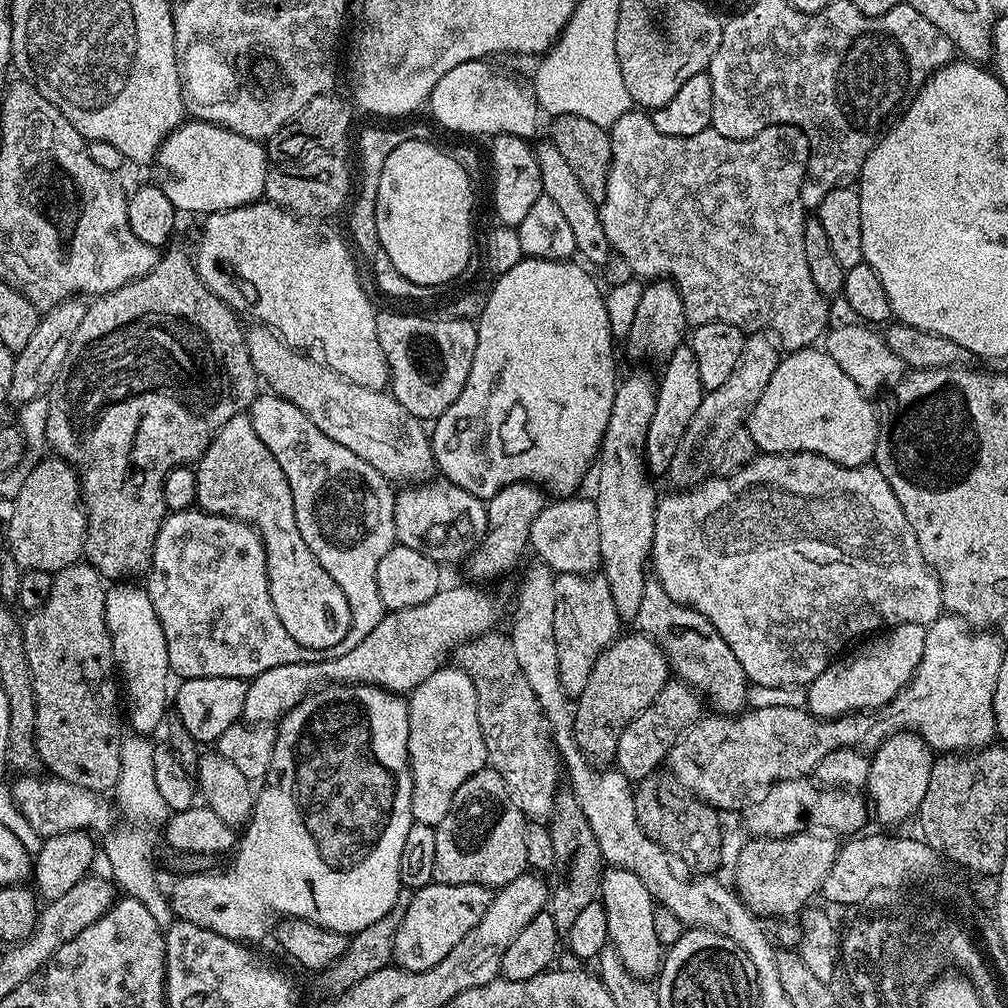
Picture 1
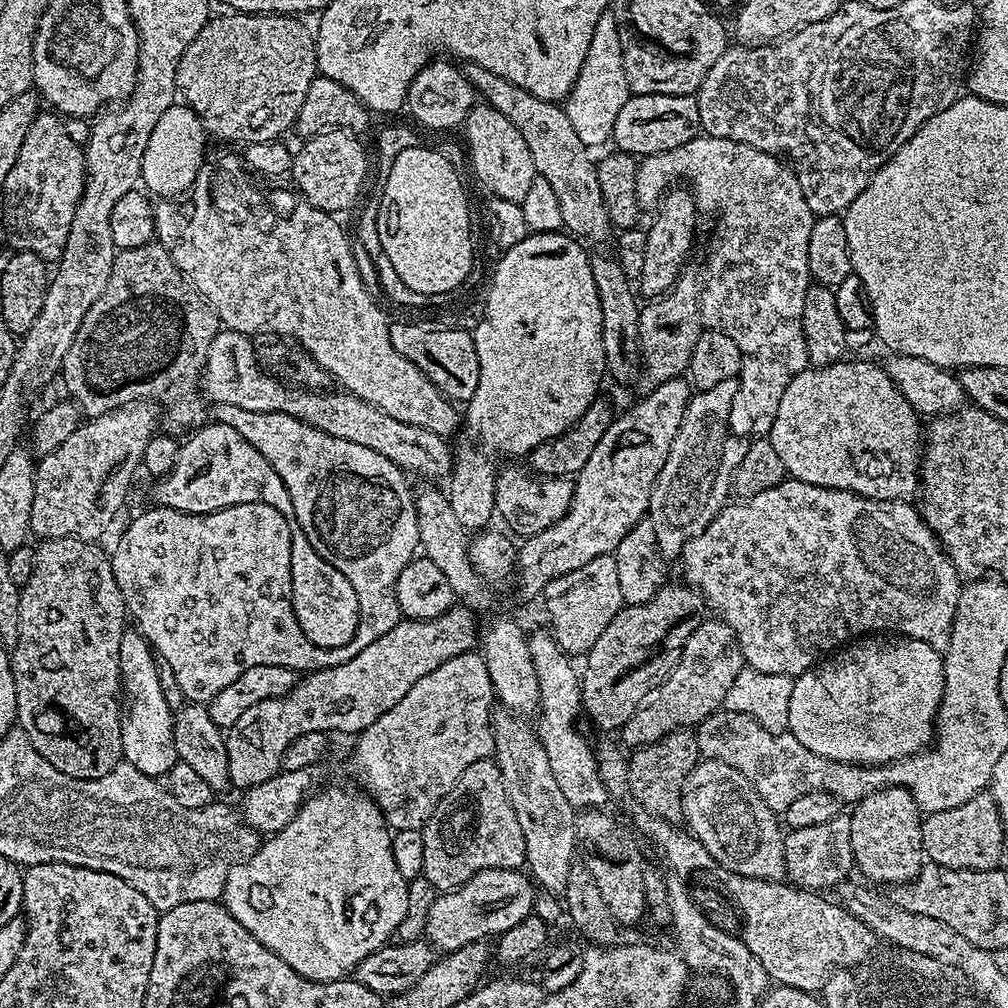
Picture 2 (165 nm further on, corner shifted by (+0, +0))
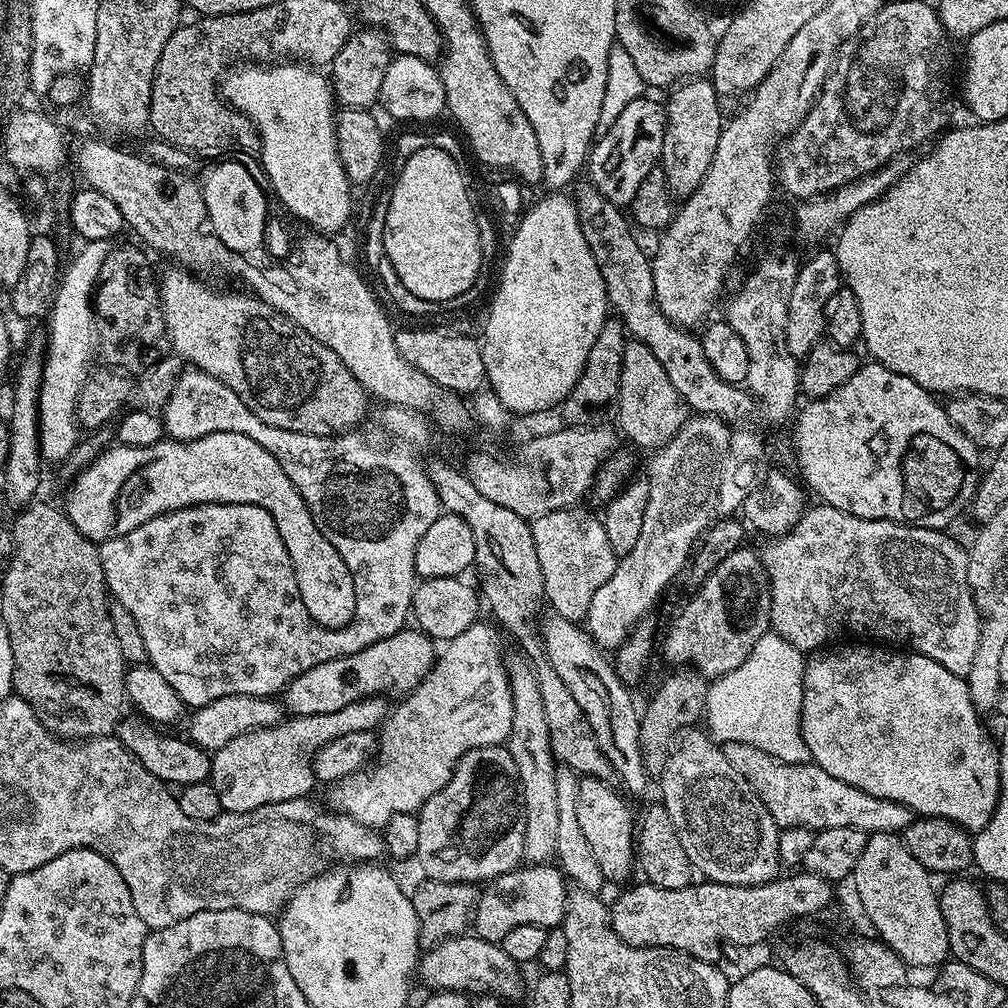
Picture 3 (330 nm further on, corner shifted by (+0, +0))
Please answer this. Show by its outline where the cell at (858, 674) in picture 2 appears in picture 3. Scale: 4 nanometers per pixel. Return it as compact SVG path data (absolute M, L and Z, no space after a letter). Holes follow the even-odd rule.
M840 642L835 646L821 646L807 657L804 665L804 697L802 698L802 738L806 738L808 755L826 774L870 794L874 798L886 798L890 802L905 804L917 817L937 816L964 828L969 834L981 832L990 822L1000 801L1000 750L997 741L984 729L981 713L972 705L968 681L958 674L950 674L946 666L926 658L920 652L893 650L872 642Z

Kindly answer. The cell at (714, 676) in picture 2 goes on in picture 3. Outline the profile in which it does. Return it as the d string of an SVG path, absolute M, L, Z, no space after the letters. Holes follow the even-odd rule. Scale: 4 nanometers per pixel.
M738 550L699 584L684 604L680 616L672 620L668 634L663 635L664 656L672 666L691 666L704 676L715 678L730 674L754 650L754 642L770 628L770 594L764 561L752 552Z

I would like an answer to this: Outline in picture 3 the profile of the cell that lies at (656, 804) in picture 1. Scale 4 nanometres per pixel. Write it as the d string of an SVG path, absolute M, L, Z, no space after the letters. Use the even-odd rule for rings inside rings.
M676 666L671 671L672 673L657 686L656 693L648 700L648 705L645 708L643 705L640 712L642 762L652 778L659 777L663 772L678 733L685 728L693 727L703 717L704 699L708 697L709 677L704 676L697 668Z

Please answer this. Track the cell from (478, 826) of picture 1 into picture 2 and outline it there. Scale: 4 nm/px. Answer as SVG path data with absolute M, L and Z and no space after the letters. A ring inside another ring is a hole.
M495 759L479 760L440 799L424 825L426 862L424 875L437 893L451 892L474 874L491 868L523 869L526 864L526 838L518 826L518 814L510 806L502 770Z

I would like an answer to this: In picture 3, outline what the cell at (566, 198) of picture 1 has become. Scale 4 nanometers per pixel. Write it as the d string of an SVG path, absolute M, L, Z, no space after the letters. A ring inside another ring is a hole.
M629 339L627 343L625 343L624 345L624 353L622 354L622 378L618 382L618 394L616 395L616 403L614 405L614 408L615 408L615 412L617 411L616 412L617 418L620 419L621 429L619 428L619 431L622 433L622 436L623 436L622 431L624 431L624 436L626 439L633 440L633 442L636 443L638 447L649 448L649 450L655 450L657 448L661 448L661 446L664 445L666 442L670 442L670 438L674 438L674 434L678 434L678 430L686 423L686 421L688 421L688 417L690 415L690 409L689 409L688 403L686 403L684 399L682 398L682 394L678 394L678 390L674 390L674 386L670 382L670 377L667 376L666 370L662 370L662 366L660 365L660 363L658 363L658 358L654 358L654 354L650 354L650 350L648 349L648 347L645 346L645 344L640 344L637 340L634 340L634 339Z

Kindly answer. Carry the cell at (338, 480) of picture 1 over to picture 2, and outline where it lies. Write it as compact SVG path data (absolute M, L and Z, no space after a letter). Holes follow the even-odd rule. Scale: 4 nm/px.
M225 404L219 405L215 411L215 419L219 423L238 430L238 434L242 434L242 438L246 438L246 442L250 442L250 446L254 446L254 450L258 450L258 454L262 454L262 458L266 458L266 462L270 462L270 466L274 466L274 474L278 474L278 478L282 478L282 482L286 486L286 494L290 494L290 502L294 502L294 514L298 526L302 526L302 534L306 534L306 538L310 538L310 546L314 546L314 550L318 550L318 554L322 554L324 561L338 569L350 582L350 586L354 586L354 594L358 594L360 625L352 643L337 648L314 646L314 642L310 642L306 638L306 634L302 634L302 626L298 626L298 618L294 618L294 606L292 605L292 532L288 528L289 520L282 518L282 514L278 514L278 510L274 510L274 506L235 504L229 508L220 508L217 512L179 512L173 508L152 506L149 512L144 512L129 522L128 529L121 534L120 541L116 544L116 549L111 549L110 559L114 578L118 582L118 590L122 590L127 615L130 617L131 623L132 620L136 623L133 624L135 631L141 632L145 640L152 645L153 653L166 658L167 664L174 669L174 678L178 678L178 686L182 690L185 701L202 705L207 705L209 700L213 700L216 692L226 690L226 686L230 686L230 682L242 678L242 674L246 674L246 670L250 670L250 666L286 666L303 670L305 673L317 672L320 668L338 666L342 662L354 658L354 654L358 654L358 650L370 646L370 642L374 642L374 638L382 638L382 634L386 634L386 630L394 630L394 626L402 619L396 597L398 574L402 574L402 570L406 570L406 566L417 555L420 548L414 488L408 485L409 477L404 469L399 468L394 462L390 462L390 458L386 458L366 446L358 446L354 442L334 438L314 426L304 424L290 414L251 412L242 410L238 406L226 406Z

